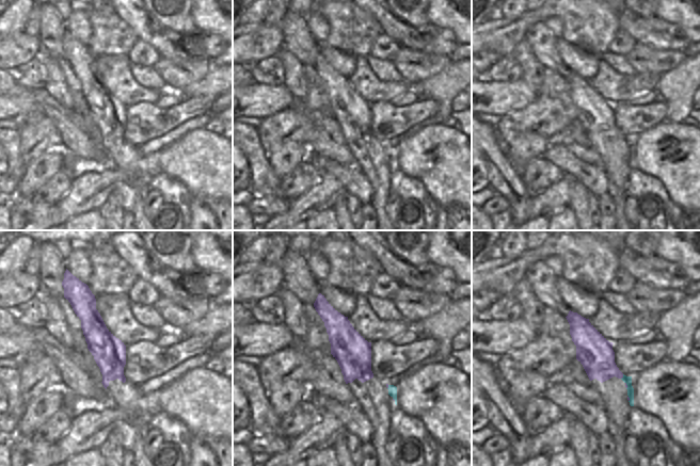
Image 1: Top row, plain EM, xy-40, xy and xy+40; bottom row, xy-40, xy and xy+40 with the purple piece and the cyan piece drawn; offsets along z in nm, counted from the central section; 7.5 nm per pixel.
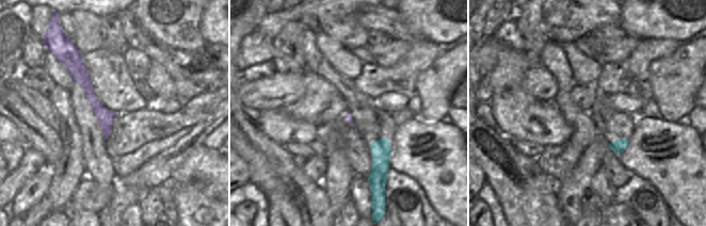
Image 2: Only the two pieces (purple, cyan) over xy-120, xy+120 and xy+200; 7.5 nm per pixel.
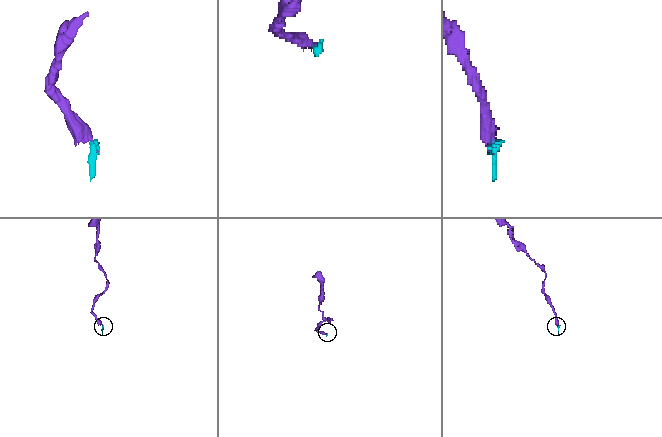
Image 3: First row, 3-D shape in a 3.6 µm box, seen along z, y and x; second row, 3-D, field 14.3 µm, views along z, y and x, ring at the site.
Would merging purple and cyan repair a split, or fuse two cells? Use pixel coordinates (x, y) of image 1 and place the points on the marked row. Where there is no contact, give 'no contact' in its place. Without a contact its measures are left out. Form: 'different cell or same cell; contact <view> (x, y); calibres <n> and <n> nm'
different cell; contact xy+40 (622, 376); calibres 260 and 60 nm

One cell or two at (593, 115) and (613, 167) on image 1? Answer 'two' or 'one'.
one

